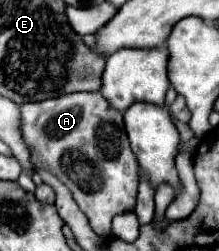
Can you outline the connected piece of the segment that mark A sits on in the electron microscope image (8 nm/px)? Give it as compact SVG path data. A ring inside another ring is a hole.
M71 93L53 99L45 99L39 103L21 105L21 135L31 153L31 163L35 169L49 171L55 175L73 195L79 209L87 215L91 229L101 235L111 235L111 219L119 213L131 211L137 199L139 185L139 163L133 151L129 149L129 139L123 125L123 115L109 105L109 101L101 93Z

